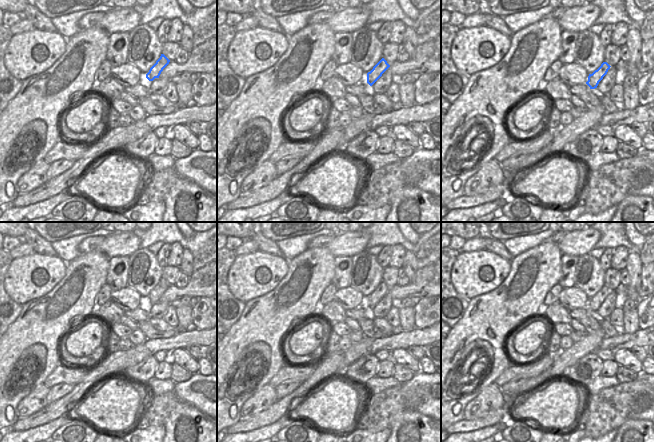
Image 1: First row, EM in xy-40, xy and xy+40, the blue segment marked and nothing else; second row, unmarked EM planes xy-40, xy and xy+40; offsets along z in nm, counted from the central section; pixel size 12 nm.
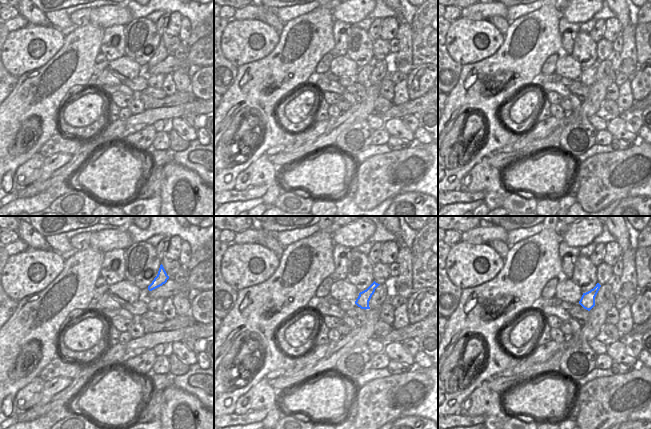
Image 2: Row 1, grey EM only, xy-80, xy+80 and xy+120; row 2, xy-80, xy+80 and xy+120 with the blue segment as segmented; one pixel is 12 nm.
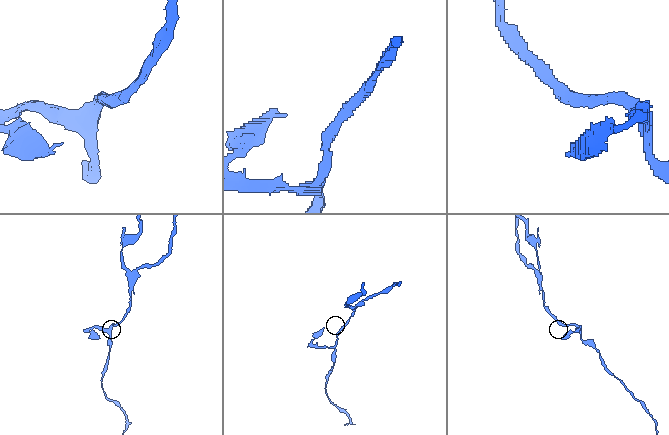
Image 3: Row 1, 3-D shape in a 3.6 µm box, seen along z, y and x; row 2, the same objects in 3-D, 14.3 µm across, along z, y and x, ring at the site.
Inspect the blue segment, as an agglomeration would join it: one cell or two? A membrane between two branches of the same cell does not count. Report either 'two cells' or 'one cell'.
two cells

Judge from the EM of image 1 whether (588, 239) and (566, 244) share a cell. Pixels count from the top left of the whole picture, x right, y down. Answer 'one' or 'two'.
one

